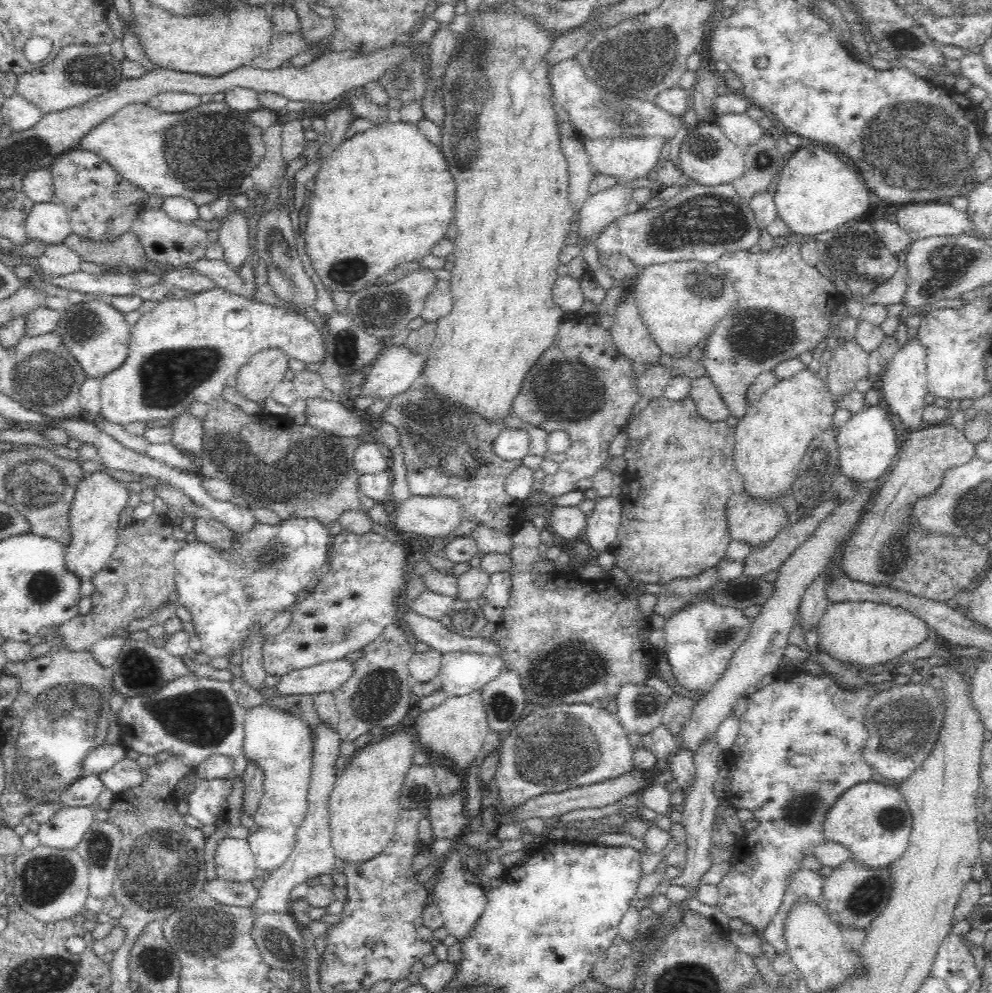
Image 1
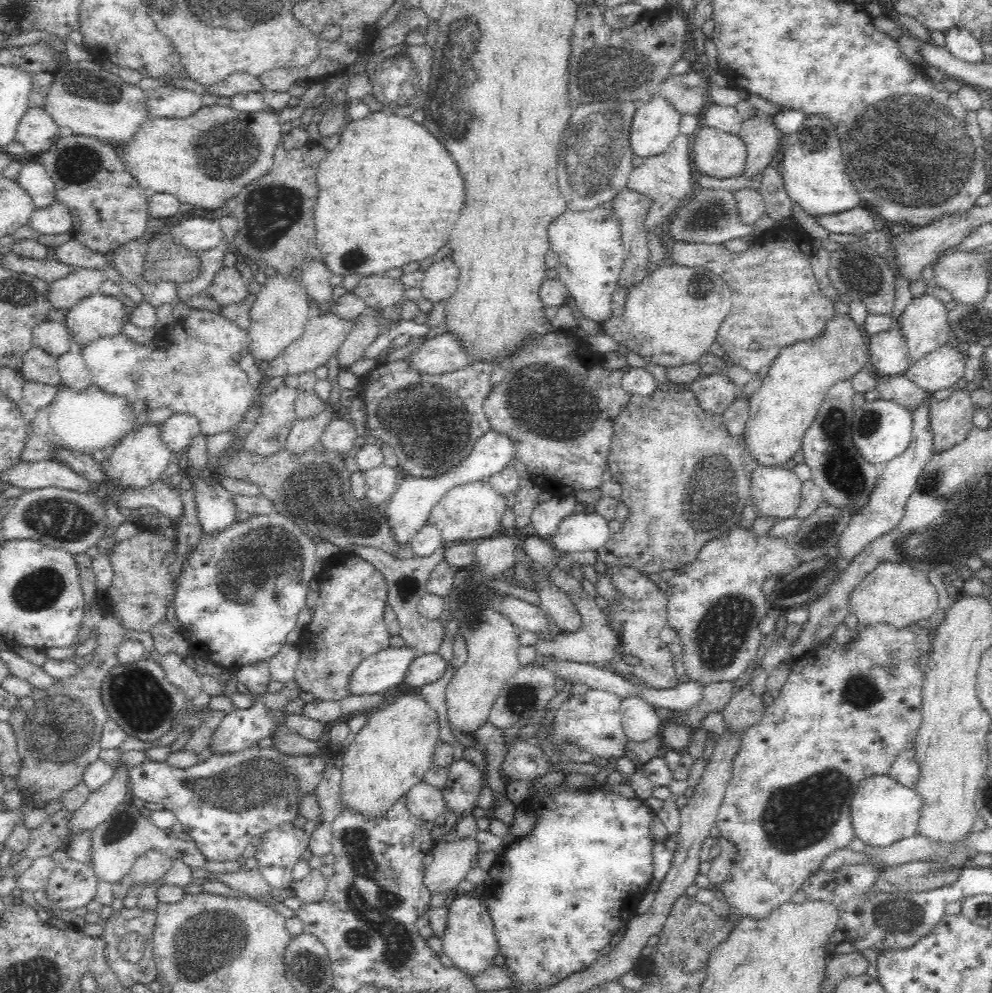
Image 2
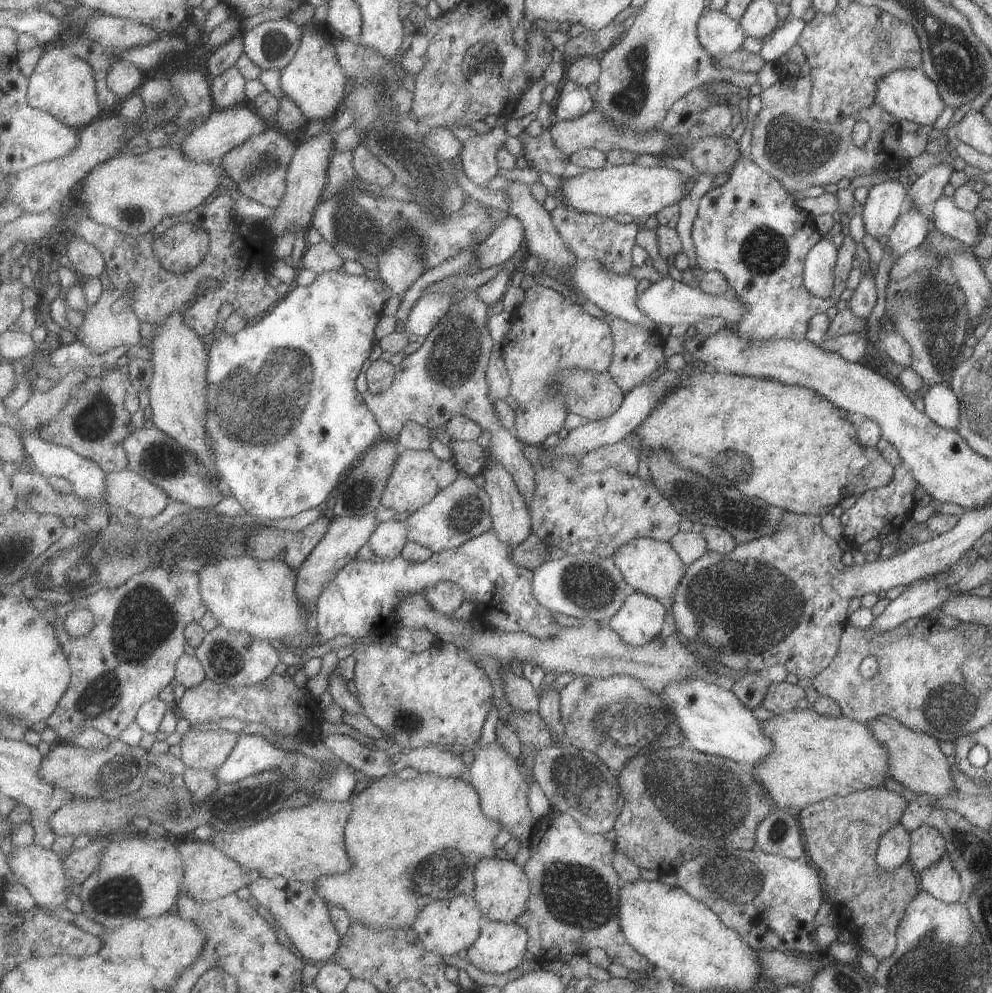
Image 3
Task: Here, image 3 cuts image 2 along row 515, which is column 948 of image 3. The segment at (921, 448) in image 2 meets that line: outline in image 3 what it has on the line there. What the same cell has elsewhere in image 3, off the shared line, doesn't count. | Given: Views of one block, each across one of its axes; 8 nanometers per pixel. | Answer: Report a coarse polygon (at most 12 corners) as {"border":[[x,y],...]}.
{"border":[[945,852],[918,872],[923,891],[943,903],[962,892]]}

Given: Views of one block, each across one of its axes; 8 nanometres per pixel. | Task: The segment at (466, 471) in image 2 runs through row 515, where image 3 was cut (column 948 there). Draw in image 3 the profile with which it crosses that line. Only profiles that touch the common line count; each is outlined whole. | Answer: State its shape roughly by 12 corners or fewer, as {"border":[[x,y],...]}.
{"border":[[949,384],[921,394],[933,425],[956,432],[959,402]]}

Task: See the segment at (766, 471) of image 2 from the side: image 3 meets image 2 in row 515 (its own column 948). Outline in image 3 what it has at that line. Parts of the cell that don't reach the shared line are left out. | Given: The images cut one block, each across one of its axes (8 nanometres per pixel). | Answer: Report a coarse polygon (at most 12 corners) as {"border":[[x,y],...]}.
{"border":[[881,716],[865,724],[888,776],[915,795],[957,790],[930,735]]}

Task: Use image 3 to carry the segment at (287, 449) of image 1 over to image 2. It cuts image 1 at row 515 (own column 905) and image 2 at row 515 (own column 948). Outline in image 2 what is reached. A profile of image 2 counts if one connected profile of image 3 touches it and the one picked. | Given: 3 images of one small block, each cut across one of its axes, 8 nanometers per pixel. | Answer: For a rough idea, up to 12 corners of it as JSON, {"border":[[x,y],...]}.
{"border":[[242,451],[223,476],[341,550],[398,544],[380,509],[350,493],[345,456]]}

